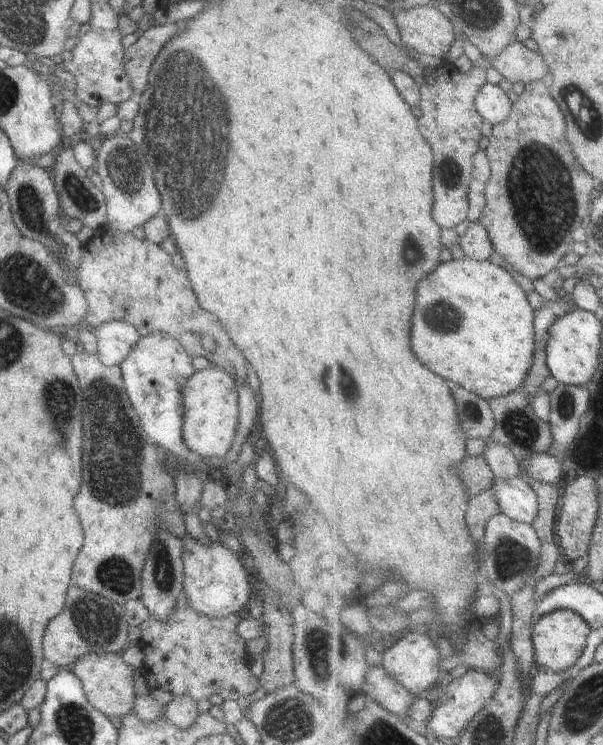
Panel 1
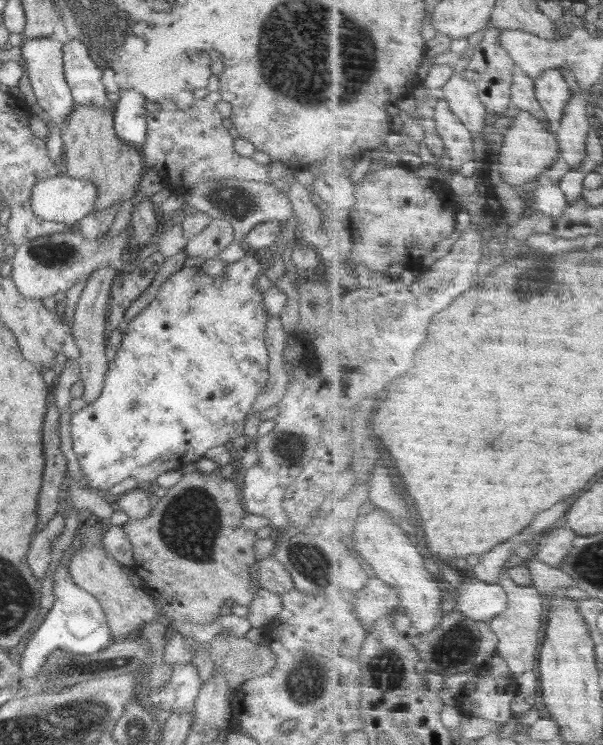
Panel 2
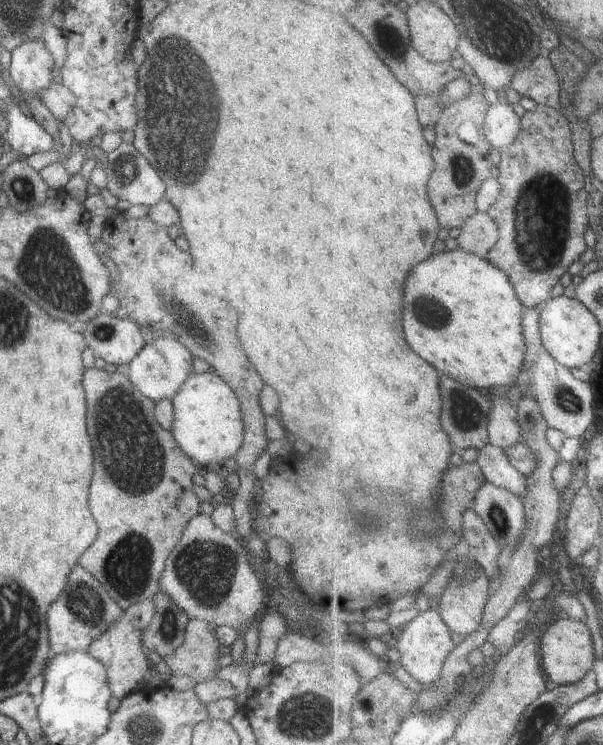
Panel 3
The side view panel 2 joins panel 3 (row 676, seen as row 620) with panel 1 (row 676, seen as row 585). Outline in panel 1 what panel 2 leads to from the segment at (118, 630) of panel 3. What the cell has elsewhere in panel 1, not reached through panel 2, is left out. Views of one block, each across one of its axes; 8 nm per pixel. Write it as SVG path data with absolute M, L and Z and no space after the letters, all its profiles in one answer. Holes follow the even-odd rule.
M121 653L114 654L88 654L79 658L72 666L72 672L76 674L76 678L80 678L82 686L84 686L84 694L88 698L88 702L100 710L102 714L116 716L122 718L124 714L132 712L134 700L134 670L123 658Z

